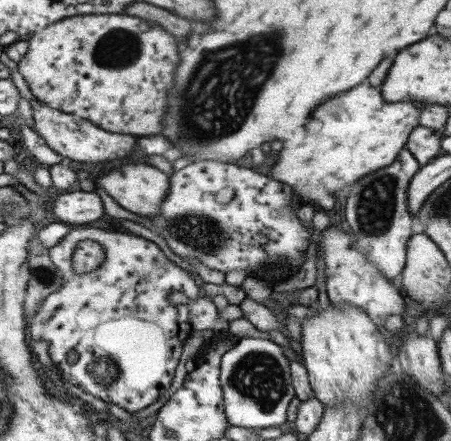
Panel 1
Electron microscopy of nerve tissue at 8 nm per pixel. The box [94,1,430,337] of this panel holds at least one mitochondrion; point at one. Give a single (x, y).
(198, 103)

